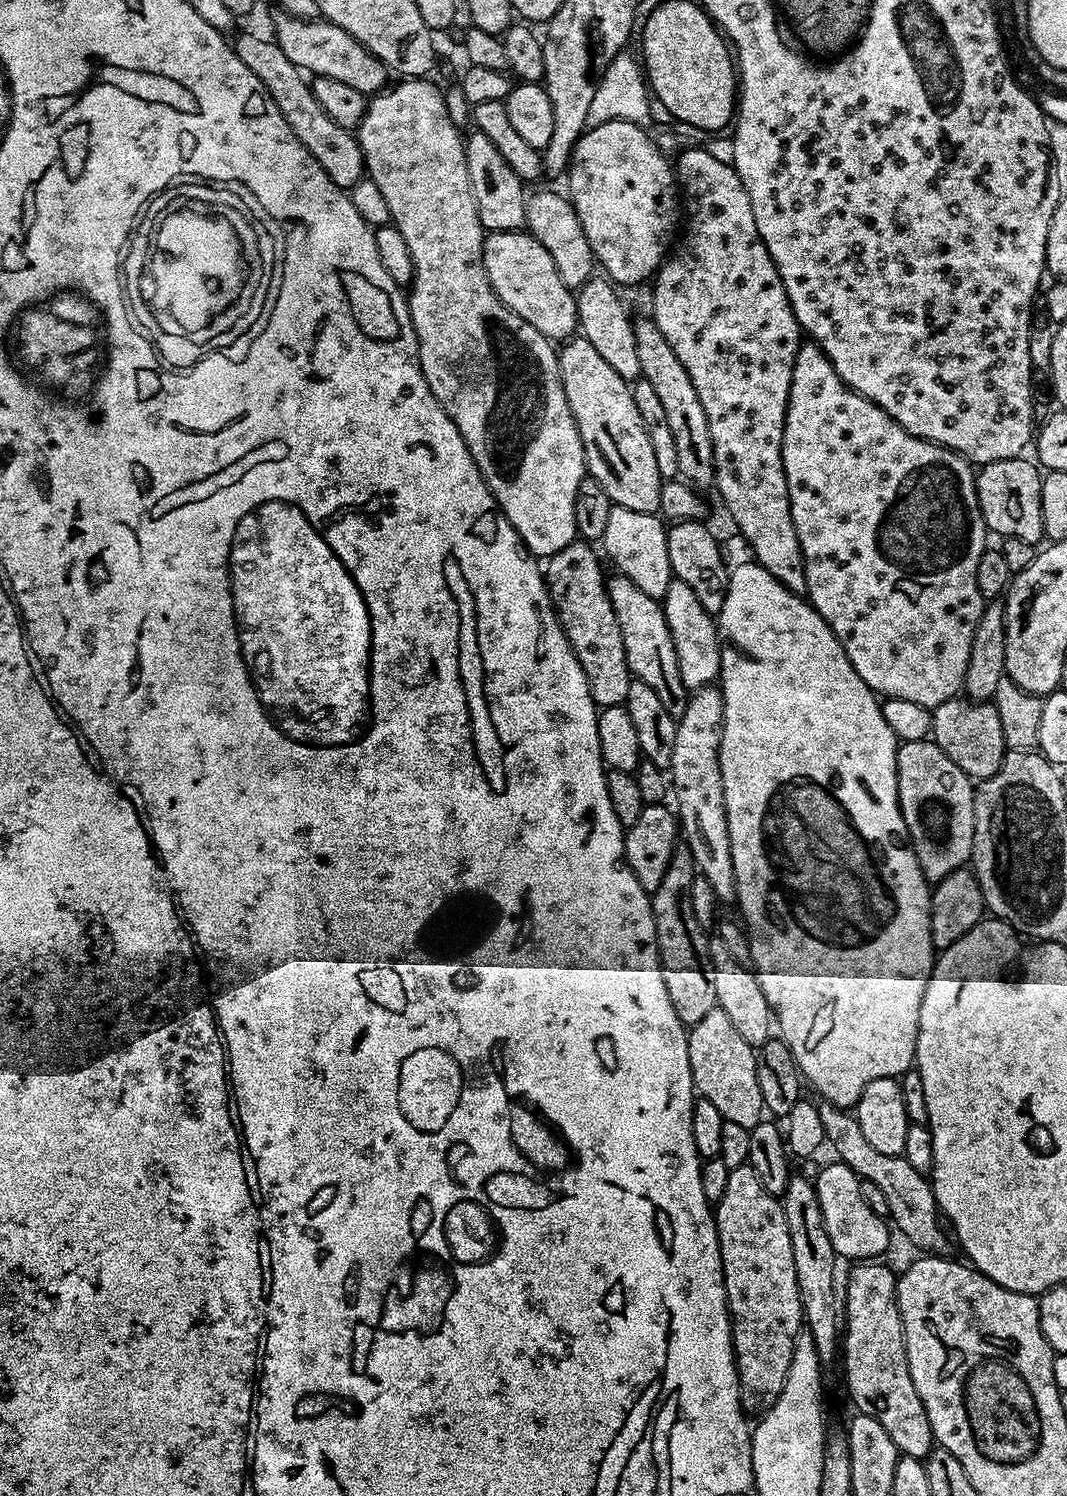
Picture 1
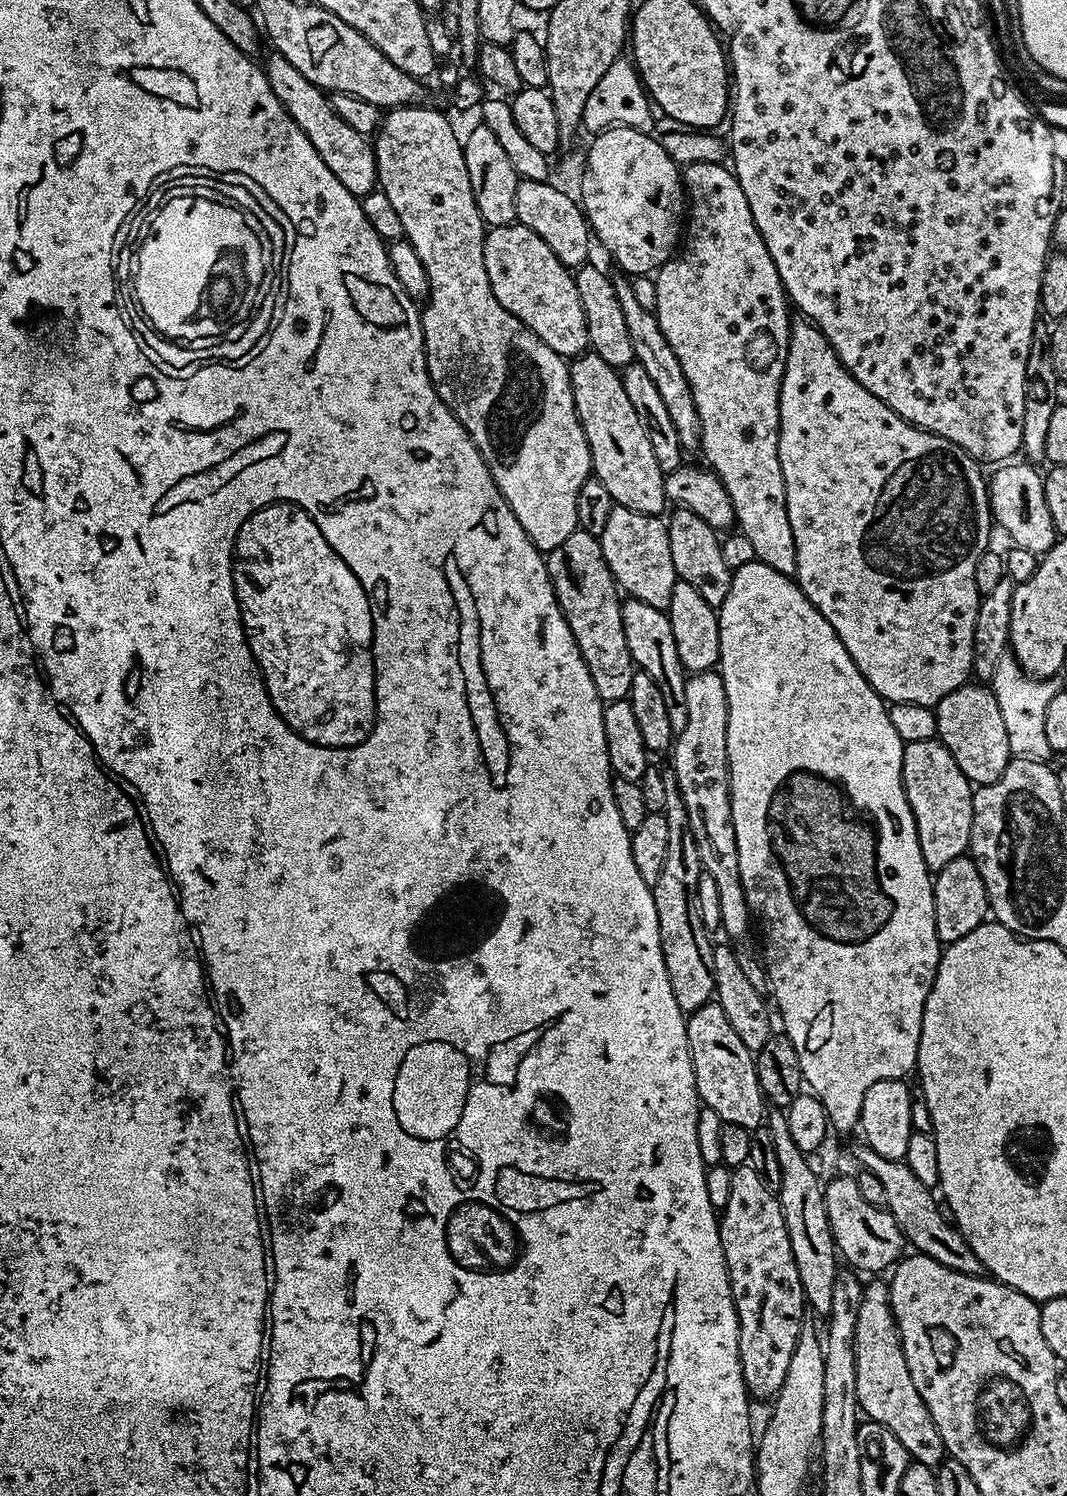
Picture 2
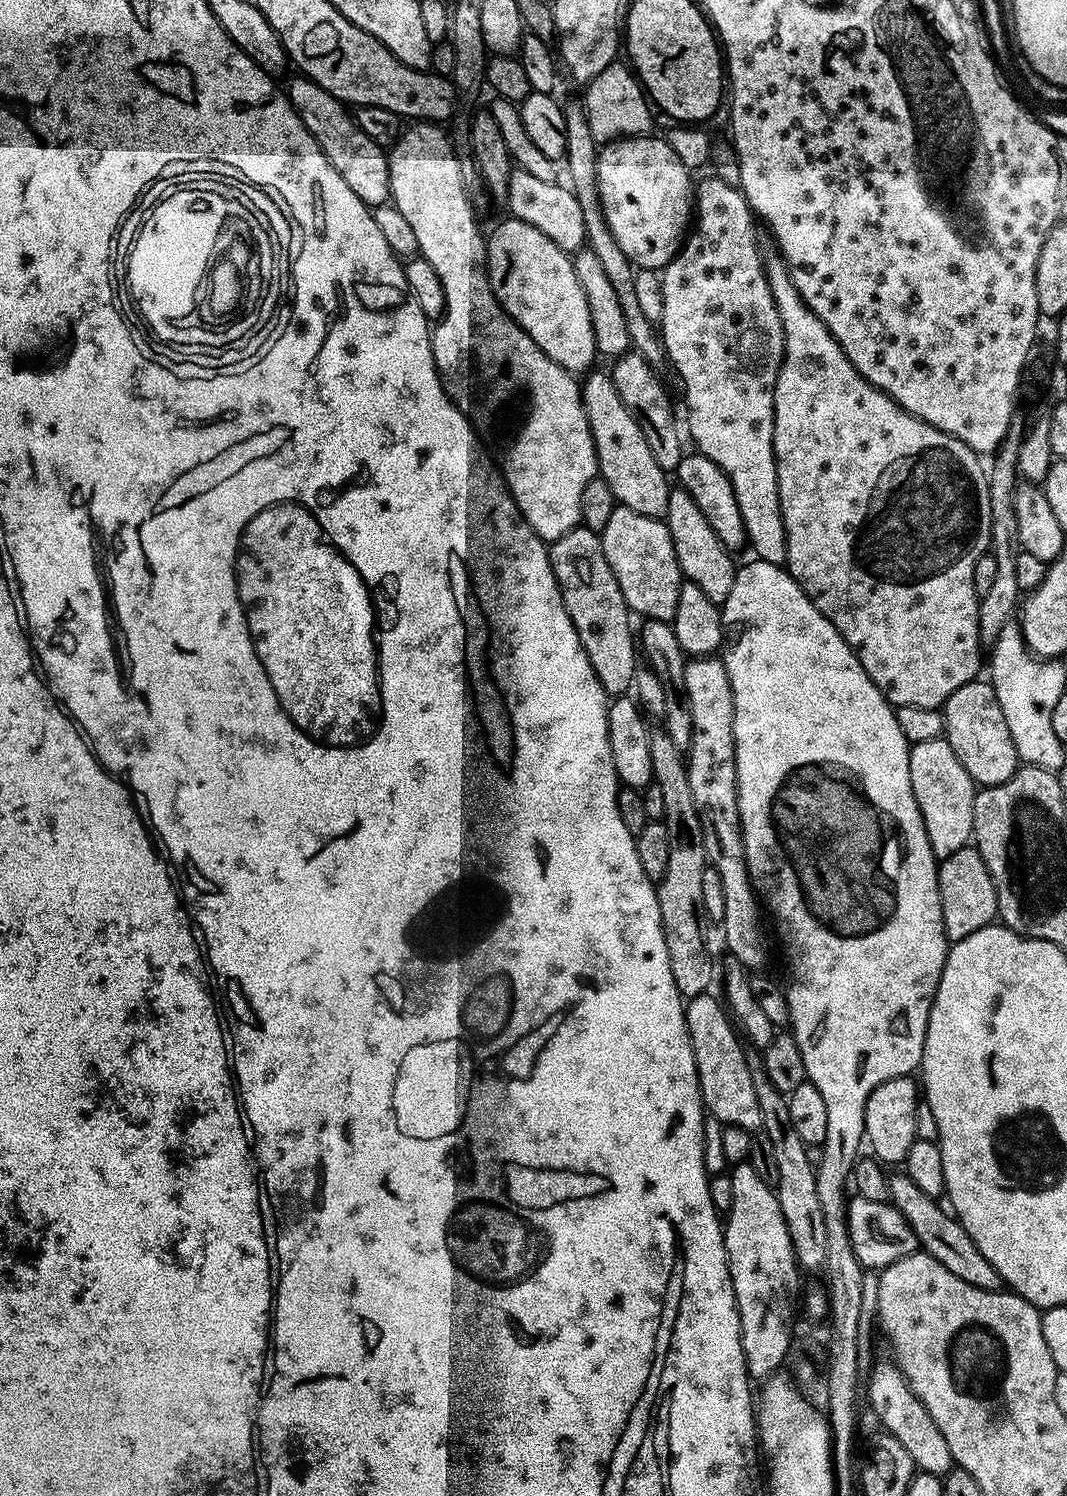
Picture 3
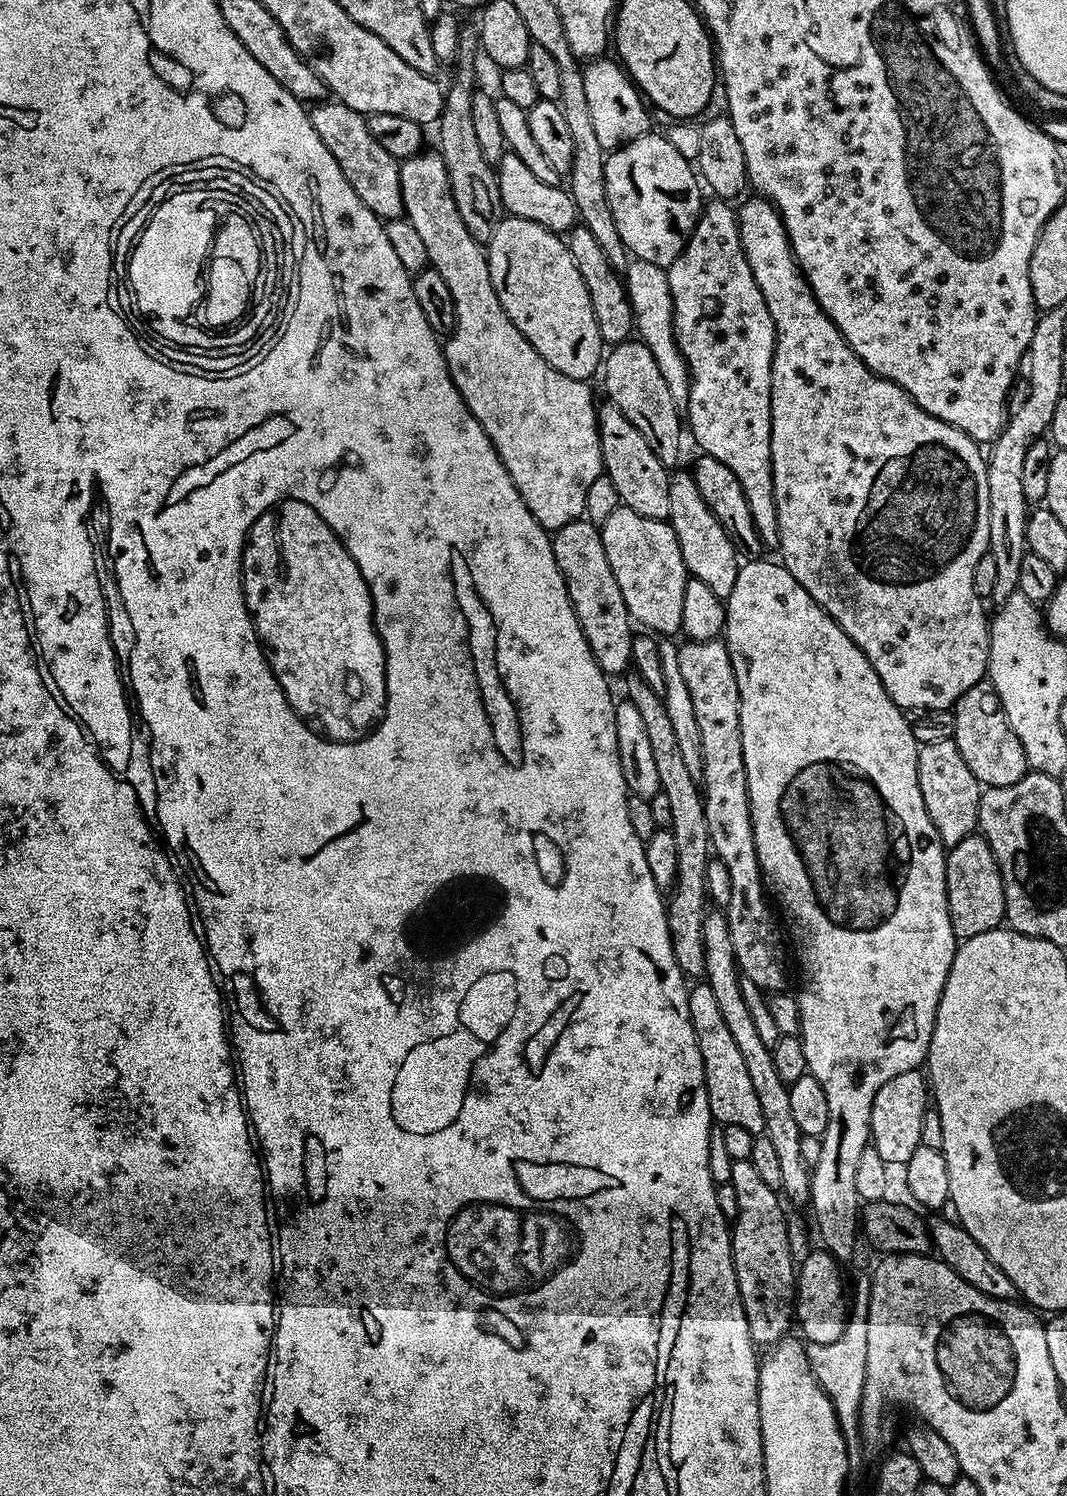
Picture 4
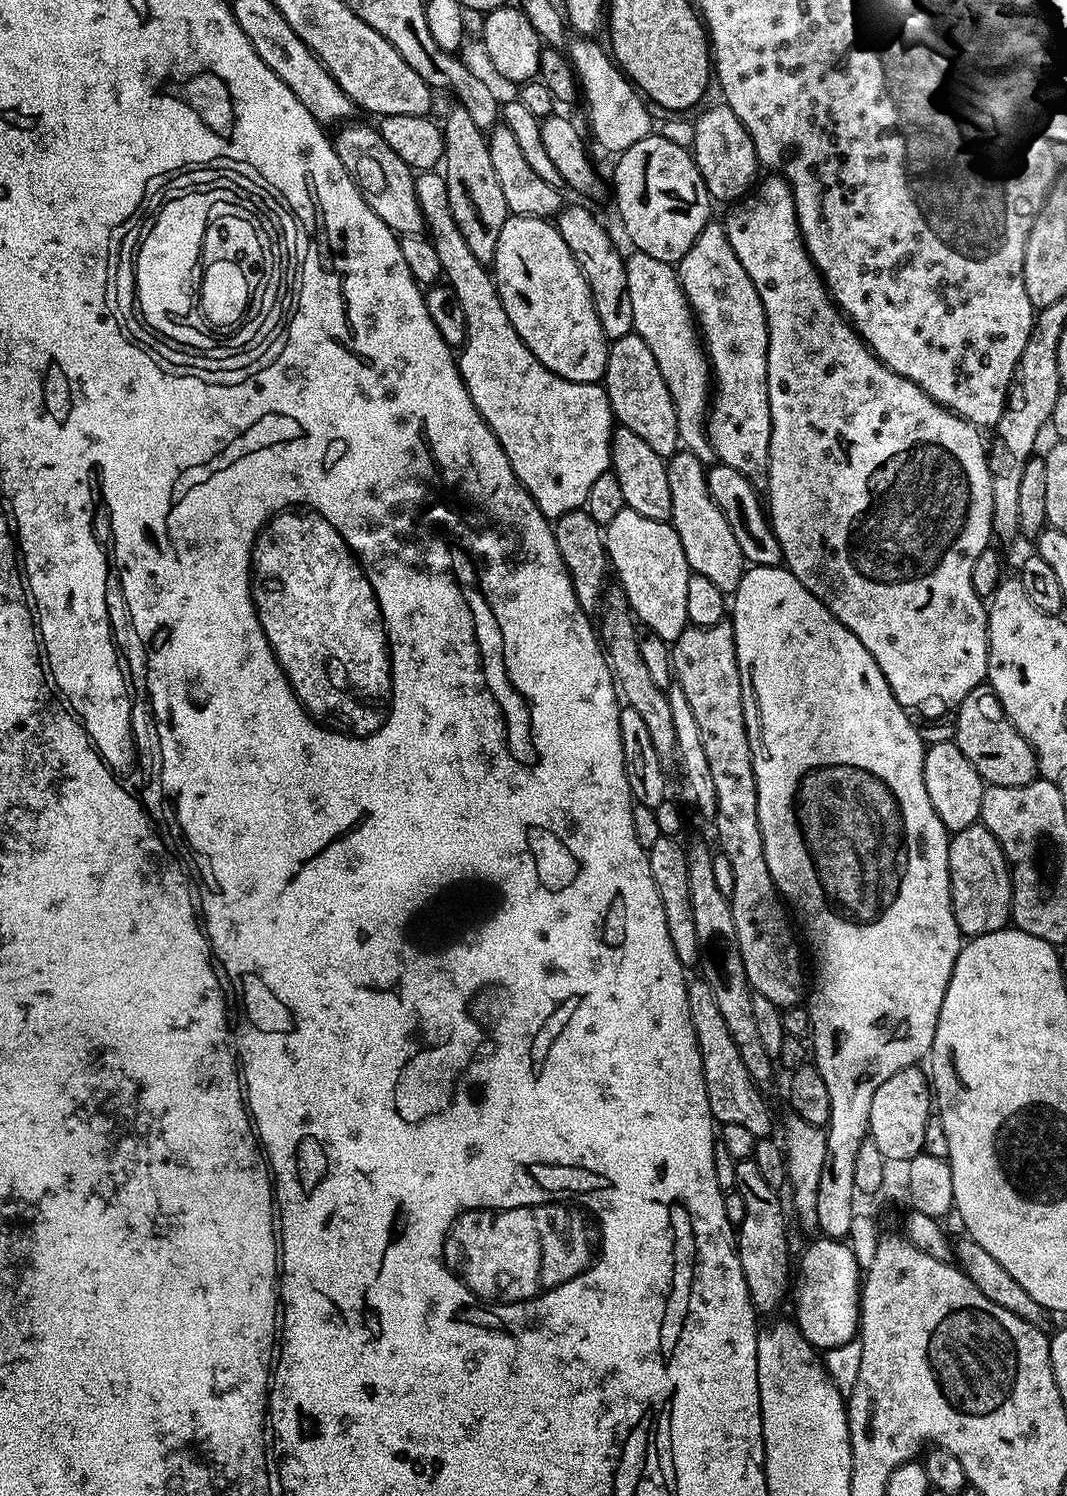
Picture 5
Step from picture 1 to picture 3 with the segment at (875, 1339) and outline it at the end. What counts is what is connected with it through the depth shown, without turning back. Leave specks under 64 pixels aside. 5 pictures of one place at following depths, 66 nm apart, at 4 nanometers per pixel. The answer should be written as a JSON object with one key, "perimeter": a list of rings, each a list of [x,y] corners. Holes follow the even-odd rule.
{"perimeter":[[[887,1363],[874,1365],[868,1376],[868,1386],[866,1382],[868,1404],[873,1414],[880,1419],[879,1427],[902,1442],[906,1454],[910,1454],[919,1471],[941,1478],[947,1476],[954,1467],[954,1461],[950,1446],[946,1446],[946,1438],[942,1438],[942,1430],[938,1430],[934,1418],[930,1418],[930,1410],[926,1410],[926,1406],[922,1406],[920,1399],[912,1393],[895,1363]]]}

